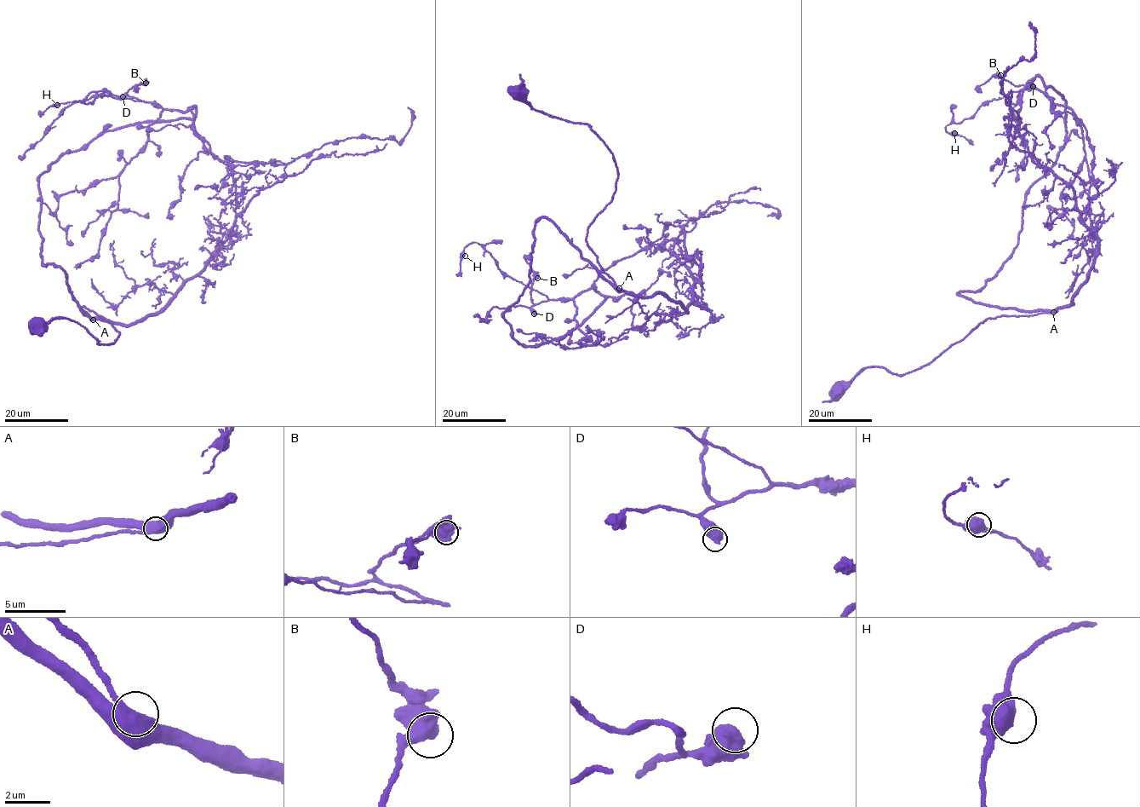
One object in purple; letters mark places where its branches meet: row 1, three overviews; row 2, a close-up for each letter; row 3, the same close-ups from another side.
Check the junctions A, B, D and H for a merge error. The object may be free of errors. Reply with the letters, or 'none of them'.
none of them

